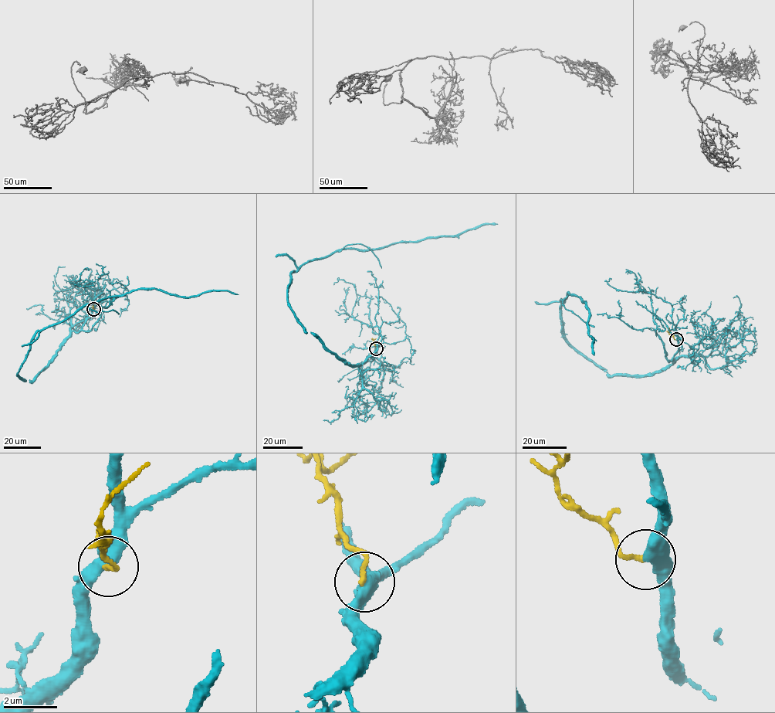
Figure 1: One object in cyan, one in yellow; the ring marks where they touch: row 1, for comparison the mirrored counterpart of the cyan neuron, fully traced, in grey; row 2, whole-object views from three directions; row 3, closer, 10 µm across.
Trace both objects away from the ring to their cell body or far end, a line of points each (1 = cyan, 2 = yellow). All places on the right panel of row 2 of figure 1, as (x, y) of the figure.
1: (676, 339), (671, 364), (649, 375), (610, 375), (565, 337), (561, 300), (567, 293), (589, 310), (593, 355)
2: (676, 339), (668, 332), (669, 330)

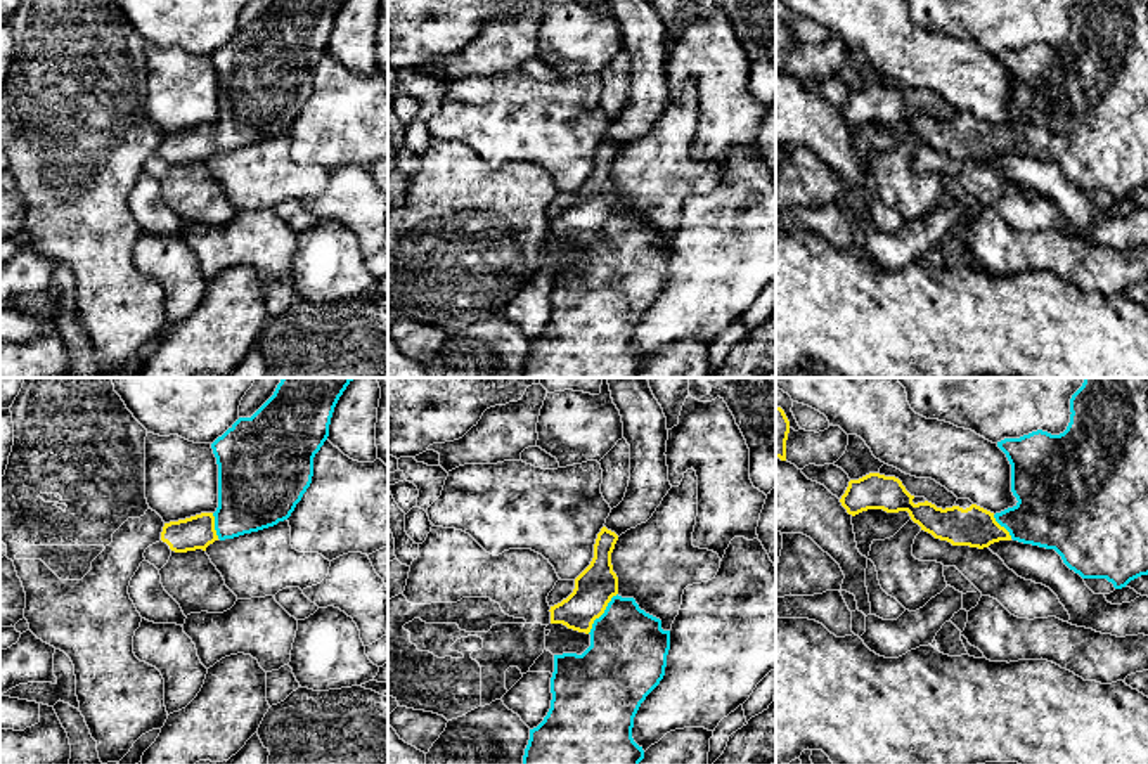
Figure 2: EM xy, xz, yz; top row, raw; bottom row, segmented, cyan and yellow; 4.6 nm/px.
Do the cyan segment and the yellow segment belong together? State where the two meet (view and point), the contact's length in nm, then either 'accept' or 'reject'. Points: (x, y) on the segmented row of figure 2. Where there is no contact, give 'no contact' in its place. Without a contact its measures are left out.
contact xz (603, 614); length 240 nm; accept

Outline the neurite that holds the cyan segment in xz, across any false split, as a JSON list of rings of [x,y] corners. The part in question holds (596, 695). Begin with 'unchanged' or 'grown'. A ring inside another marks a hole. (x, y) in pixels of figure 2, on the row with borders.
grown; [[[606,527],[601,528],[594,544],[594,558],[575,579],[573,592],[549,610],[551,624],[563,624],[568,629],[589,634],[590,646],[582,655],[554,655],[551,709],[544,721],[530,729],[523,764],[639,764],[644,759],[642,747],[632,738],[634,717],[665,676],[670,631],[663,631],[661,620],[641,610],[634,598],[618,594],[618,577],[611,565],[616,541],[615,532]]]

